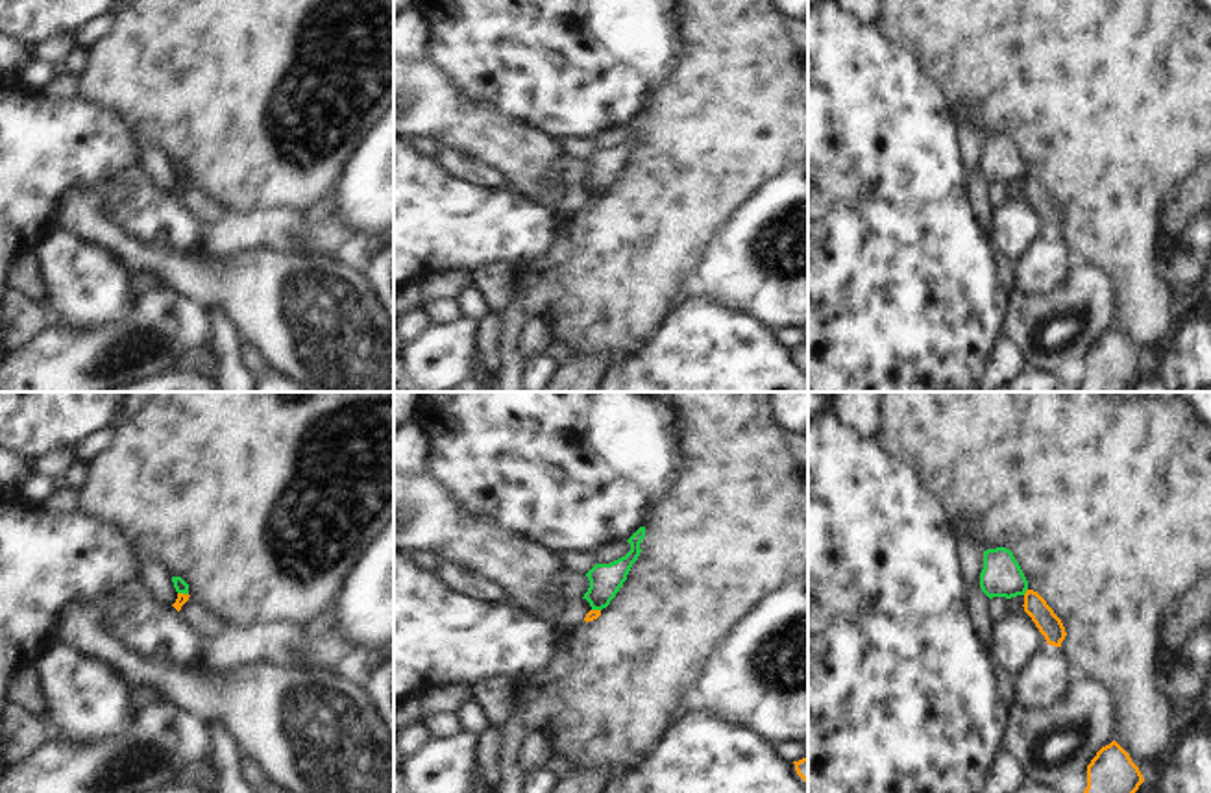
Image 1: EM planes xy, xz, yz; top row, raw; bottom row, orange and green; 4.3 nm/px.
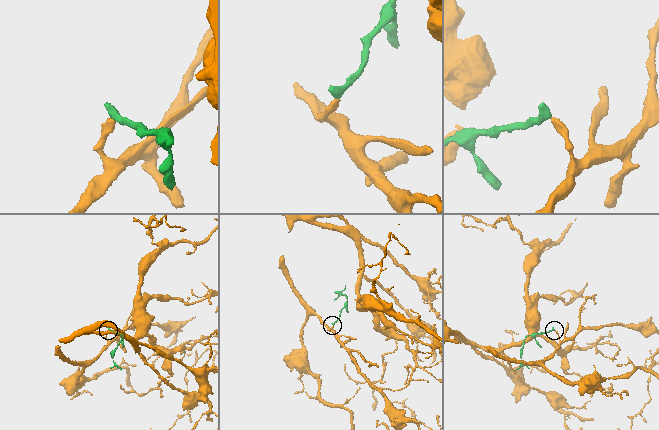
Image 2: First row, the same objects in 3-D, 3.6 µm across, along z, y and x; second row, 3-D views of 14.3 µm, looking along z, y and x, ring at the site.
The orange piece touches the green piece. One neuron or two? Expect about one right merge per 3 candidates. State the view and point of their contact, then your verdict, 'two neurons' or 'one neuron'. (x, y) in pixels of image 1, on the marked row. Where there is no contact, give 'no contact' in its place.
yz (1027, 592) | two neurons

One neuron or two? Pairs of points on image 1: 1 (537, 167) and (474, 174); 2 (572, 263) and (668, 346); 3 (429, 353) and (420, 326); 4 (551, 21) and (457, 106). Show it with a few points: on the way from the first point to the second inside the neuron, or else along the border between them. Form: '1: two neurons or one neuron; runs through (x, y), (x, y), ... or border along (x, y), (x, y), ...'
1: two neurons; border along (463, 150), (487, 159), (513, 182)
2: two neurons; border along (685, 302), (666, 326), (625, 361)
3: two neurons; border along (431, 324), (413, 342)
4: two neurons; border along (440, 63), (472, 95), (494, 102), (509, 115)

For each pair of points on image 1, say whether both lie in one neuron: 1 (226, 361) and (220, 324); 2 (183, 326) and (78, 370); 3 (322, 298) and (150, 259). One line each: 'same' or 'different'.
1: same
2: same
3: same

